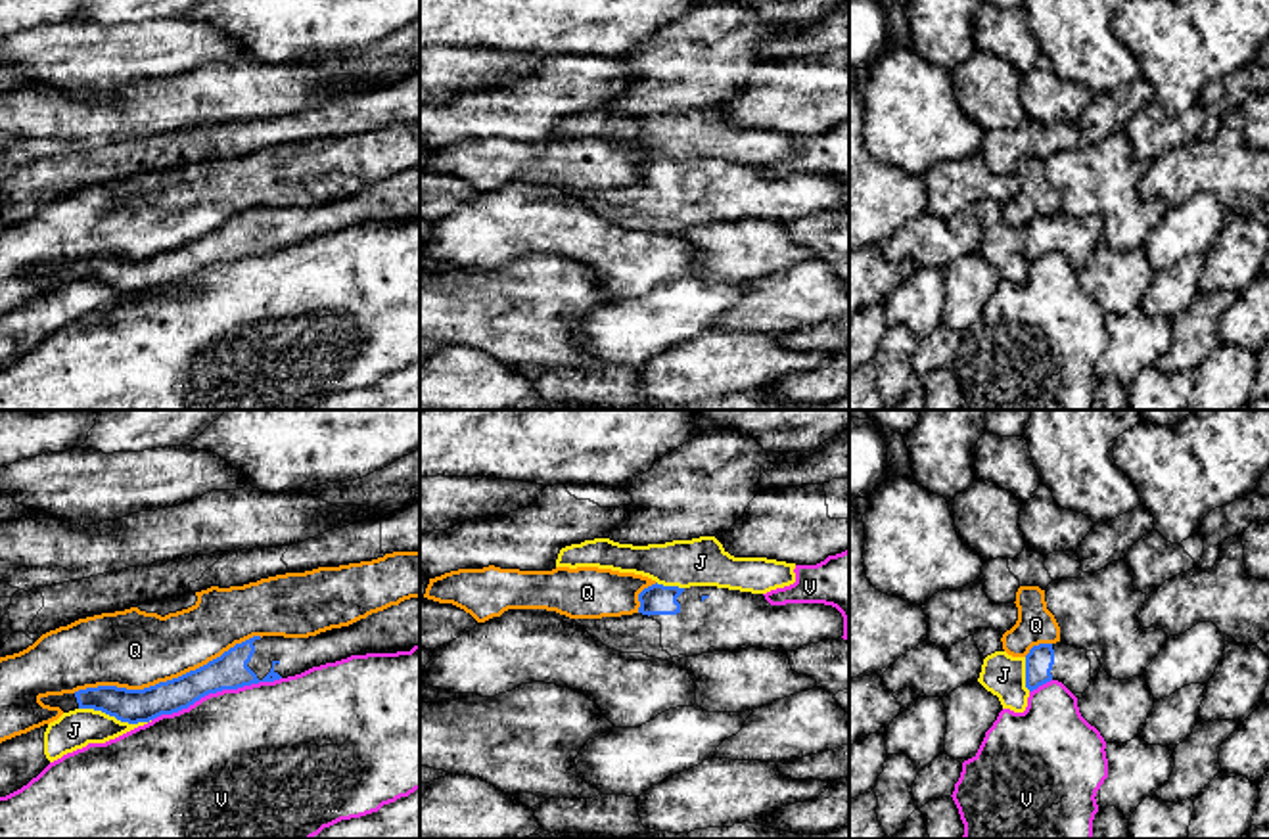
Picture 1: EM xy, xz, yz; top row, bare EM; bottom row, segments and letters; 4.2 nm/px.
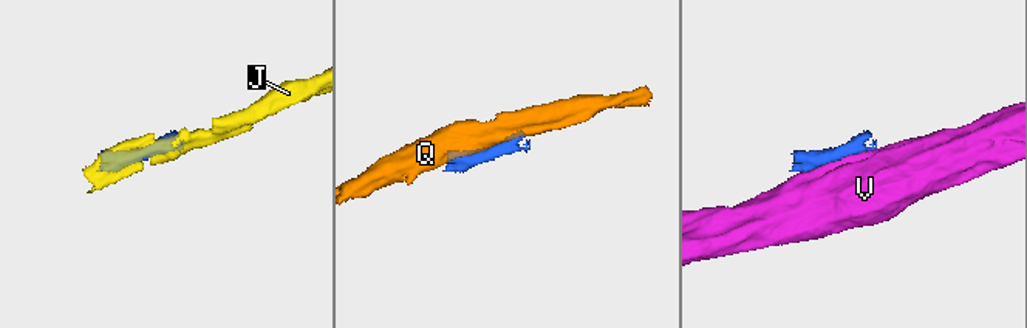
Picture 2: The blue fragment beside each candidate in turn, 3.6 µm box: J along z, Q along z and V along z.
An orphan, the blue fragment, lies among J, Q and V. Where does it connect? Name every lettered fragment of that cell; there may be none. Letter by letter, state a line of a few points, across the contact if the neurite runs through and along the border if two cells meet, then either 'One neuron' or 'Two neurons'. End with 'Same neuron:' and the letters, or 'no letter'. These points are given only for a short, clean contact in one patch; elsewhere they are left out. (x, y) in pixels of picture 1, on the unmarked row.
J: Two neurons
Q: Two neurons
V: Two neurons
Same neuron: no letter

